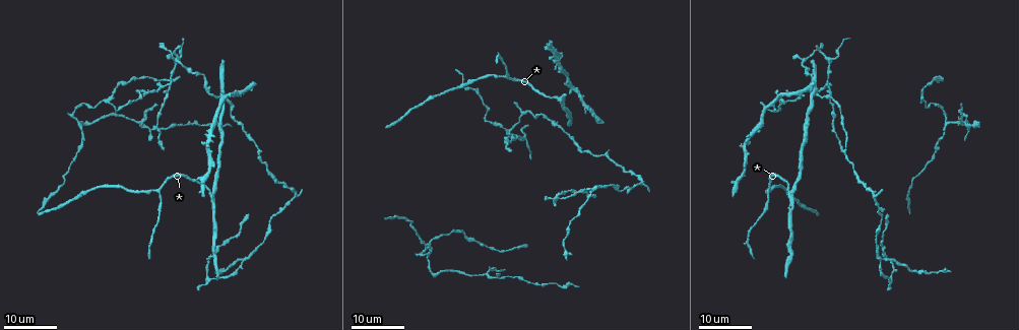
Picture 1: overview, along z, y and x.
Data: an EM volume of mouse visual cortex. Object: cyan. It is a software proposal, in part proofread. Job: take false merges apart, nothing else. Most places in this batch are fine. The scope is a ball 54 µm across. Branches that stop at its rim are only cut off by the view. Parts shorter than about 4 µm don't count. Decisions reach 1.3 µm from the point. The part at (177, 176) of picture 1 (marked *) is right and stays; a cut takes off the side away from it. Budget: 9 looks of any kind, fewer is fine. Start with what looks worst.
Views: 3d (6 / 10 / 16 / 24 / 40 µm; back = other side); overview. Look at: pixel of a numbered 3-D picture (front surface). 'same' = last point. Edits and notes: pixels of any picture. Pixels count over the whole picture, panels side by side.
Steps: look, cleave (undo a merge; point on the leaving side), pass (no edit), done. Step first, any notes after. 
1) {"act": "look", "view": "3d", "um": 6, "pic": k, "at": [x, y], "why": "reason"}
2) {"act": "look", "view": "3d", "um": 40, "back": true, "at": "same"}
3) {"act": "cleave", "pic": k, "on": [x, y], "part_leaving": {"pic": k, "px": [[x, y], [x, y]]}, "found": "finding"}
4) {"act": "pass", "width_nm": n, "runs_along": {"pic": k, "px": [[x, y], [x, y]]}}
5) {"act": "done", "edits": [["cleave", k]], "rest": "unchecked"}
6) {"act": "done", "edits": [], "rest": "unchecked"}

{"act": "look", "view": "3d", "um": 24, "pic": 1, "at": [966, 122], "why": "looks like a crossing"}

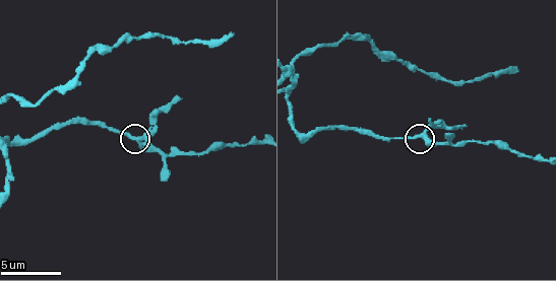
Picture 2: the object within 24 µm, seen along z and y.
{"act": "look", "view": "3d", "um": 6, "pic": 2, "at": [138, 141]}

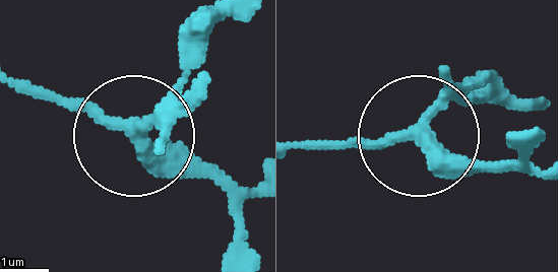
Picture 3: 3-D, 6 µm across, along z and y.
{"act": "pass", "width_nm": 300, "runs_along": {"pic": 3, "px": [[13, 77], [135, 129], [203, 57]]}, "found": "continuous, no second neuron"}

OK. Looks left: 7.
{"act": "look", "view": "3d", "um": 16, "pic": 1, "at": [829, 85], "why": "three-way junction"}

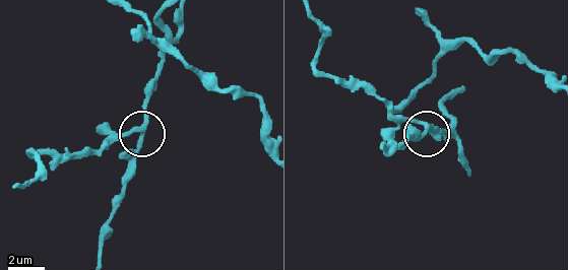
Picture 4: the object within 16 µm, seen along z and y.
{"act": "look", "view": "3d", "um": 6, "pic": 4, "at": [423, 126]}

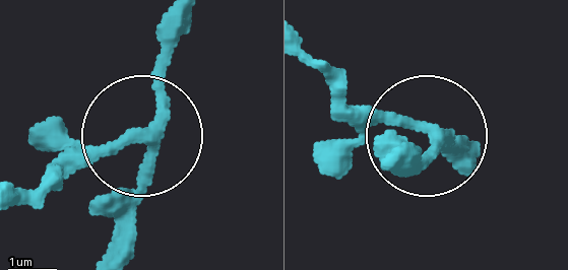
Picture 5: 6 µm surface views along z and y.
{"act": "pass", "width_nm": 240, "runs_along": {"pic": 5, "px": [[474, 157], [425, 133], [421, 157]]}, "found": "all the same neuron"}

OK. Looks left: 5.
{"act": "look", "view": "3d", "um": 16, "pic": 1, "at": [243, 261], "why": "three-way junction"}

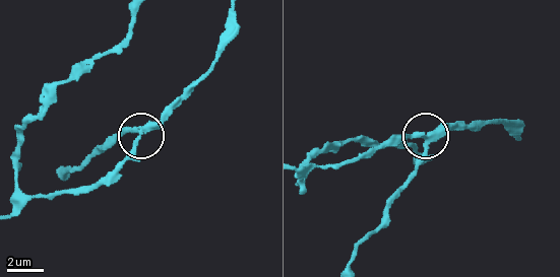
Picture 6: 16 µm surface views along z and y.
{"act": "look", "view": "3d", "um": 6, "pic": 6, "at": [426, 137], "why": "zoom in"}

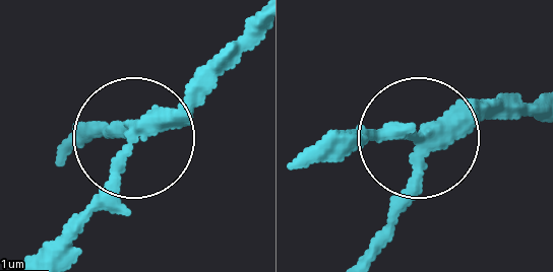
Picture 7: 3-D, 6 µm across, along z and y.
{"act": "pass", "side_arm_um": 16, "arms": 3, "found": "all the same neuron"}

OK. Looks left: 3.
{"act": "look", "view": "3d", "um": 16, "pic": 1, "at": [768, 191], "why": "three arms meet"}

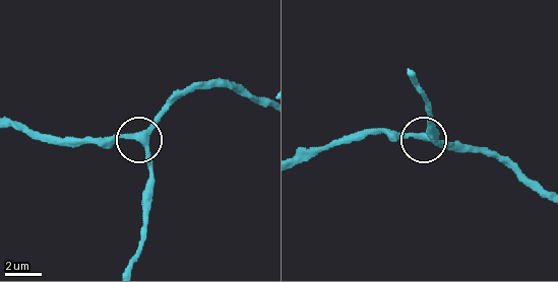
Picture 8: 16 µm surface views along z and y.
{"act": "look", "view": "3d", "um": 10, "pic": 8, "at": [140, 141], "why": "zoom in"}

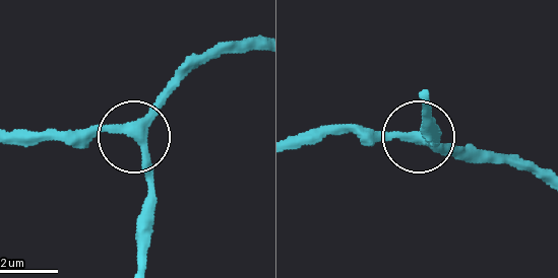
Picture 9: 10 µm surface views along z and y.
{"act": "pass", "arms": 3, "runs_along": {"pic": 9, "px": [[240, 51], [198, 65], [140, 131], [147, 230]]}, "found": "all the same neuron"}

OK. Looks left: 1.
{"act": "done", "edits": [], "rest": "unchecked"}

